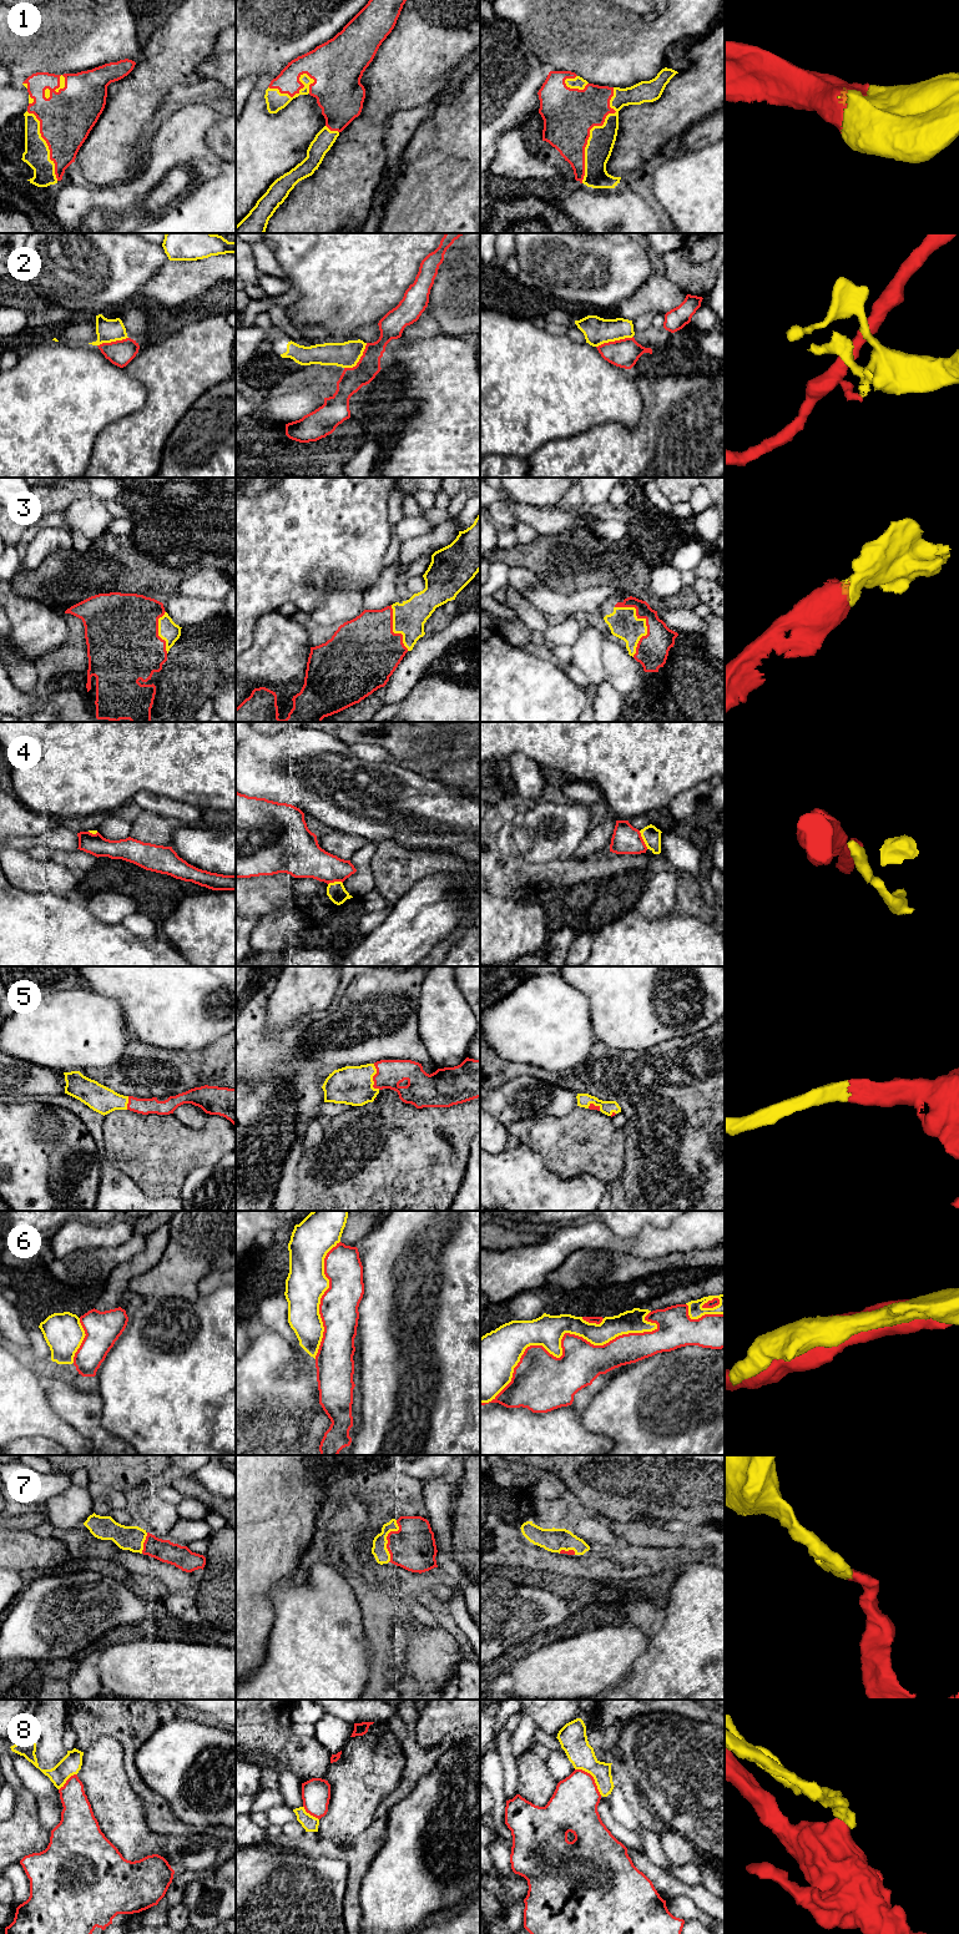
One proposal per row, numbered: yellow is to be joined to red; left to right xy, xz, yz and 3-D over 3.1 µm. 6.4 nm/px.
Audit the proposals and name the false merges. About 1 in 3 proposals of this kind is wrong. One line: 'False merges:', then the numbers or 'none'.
False merges: 2, 4, 6, 8

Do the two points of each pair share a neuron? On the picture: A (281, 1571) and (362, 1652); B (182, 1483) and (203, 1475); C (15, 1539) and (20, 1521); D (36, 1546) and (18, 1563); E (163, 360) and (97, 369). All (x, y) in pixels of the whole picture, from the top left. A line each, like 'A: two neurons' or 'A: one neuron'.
A: two neurons
B: two neurons
C: two neurons
D: one neuron
E: two neurons

